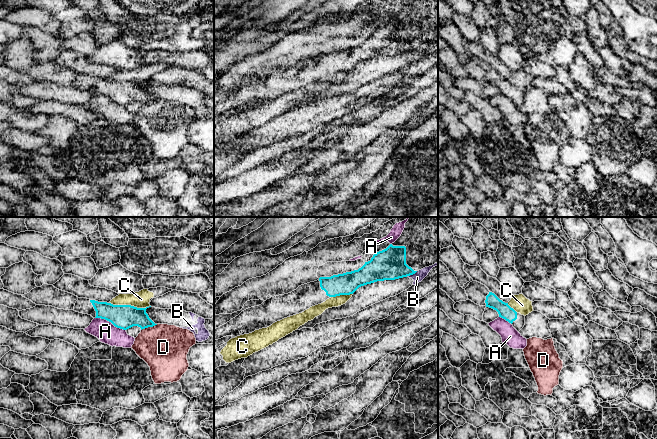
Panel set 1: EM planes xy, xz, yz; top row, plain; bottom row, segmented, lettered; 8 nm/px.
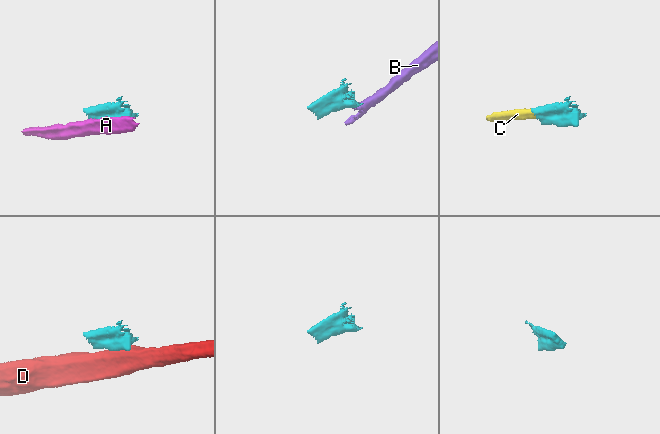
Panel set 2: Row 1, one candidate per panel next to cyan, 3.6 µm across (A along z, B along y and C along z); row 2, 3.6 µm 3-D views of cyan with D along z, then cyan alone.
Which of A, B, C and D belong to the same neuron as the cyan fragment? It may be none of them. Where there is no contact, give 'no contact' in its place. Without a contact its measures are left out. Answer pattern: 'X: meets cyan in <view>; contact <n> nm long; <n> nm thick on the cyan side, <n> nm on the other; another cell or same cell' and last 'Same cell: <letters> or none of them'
A: meets cyan in xy; contact 260 nm long; 190 nm thick on the cyan side, 170 nm on the other; another cell
B: meets cyan in xz; contact 100 nm long; 260 nm thick on the cyan side, 80 nm on the other; another cell
C: meets cyan in xy; contact 320 nm long; 190 nm thick on the cyan side, 140 nm on the other; another cell
D: meets cyan in xy; contact 140 nm long; 190 nm thick on the cyan side, 380 nm on the other; another cell
Same cell: none of them

